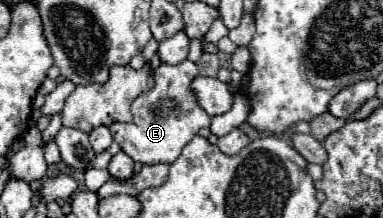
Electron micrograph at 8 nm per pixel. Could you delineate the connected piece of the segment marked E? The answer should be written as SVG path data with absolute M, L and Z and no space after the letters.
M184 60L182 64L160 64L154 72L154 88L140 94L132 102L132 122L122 124L116 122L110 126L114 142L120 144L120 148L134 160L142 164L158 164L168 162L172 164L182 148L198 134L200 128L210 126L210 116L196 106L196 100L190 90L192 78L198 76L198 66L190 60Z

